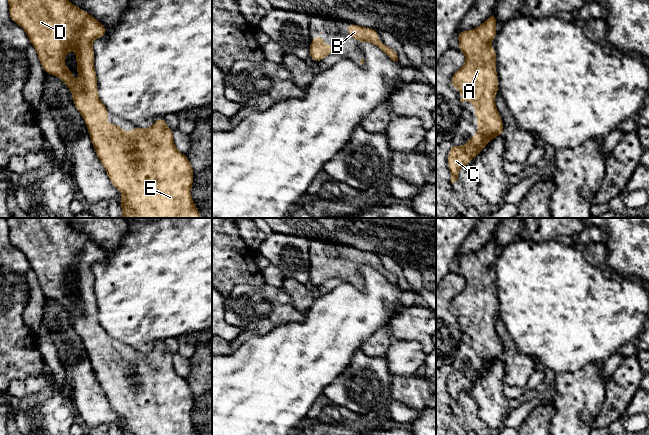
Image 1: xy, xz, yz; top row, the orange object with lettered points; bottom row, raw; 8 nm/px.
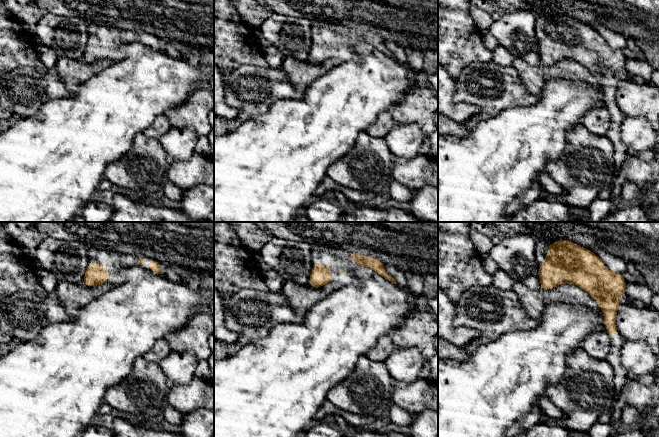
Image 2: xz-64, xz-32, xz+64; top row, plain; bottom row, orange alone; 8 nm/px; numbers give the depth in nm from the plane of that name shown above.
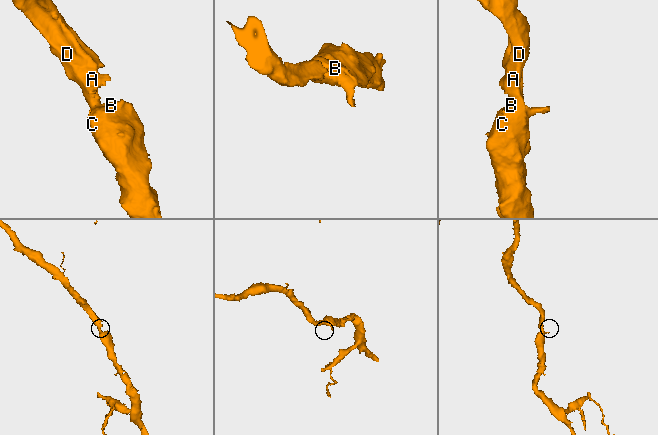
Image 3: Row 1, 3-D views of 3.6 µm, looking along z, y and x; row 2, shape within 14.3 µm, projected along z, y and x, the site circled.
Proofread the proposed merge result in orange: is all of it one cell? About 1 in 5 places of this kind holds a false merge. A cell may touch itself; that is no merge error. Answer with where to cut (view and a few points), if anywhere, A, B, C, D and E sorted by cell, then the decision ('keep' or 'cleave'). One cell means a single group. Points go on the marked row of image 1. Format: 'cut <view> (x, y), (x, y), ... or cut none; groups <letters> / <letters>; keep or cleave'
cut none; groups A B C D E; keep

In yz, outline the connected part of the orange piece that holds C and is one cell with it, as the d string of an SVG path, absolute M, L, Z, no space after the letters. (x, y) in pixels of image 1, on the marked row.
M492 13L477 28L457 33L458 49L466 56L466 61L453 74L450 84L458 88L458 94L463 95L460 102L468 101L475 105L478 132L469 137L465 146L453 144L449 151L448 166L452 185L458 181L462 166L470 165L471 159L476 158L491 139L503 135L504 124L495 104L499 89L496 50L490 44L497 34L496 23L496 15Z

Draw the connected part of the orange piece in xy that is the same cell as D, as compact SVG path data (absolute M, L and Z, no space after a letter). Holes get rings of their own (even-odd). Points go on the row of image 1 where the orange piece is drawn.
M8 0L9 16L12 21L26 32L32 46L36 49L45 73L52 74L67 85L72 92L73 103L82 115L87 126L95 152L114 185L122 193L120 206L122 218L202 218L191 197L194 181L193 167L185 154L179 152L173 141L173 131L167 126L163 117L155 120L155 124L143 129L134 126L132 132L123 132L120 124L107 124L108 109L98 96L97 75L94 67L95 52L91 43L105 36L107 29L85 10L78 8L69 0ZM76 51L76 68L82 79L78 83L72 72L64 65L66 53Z

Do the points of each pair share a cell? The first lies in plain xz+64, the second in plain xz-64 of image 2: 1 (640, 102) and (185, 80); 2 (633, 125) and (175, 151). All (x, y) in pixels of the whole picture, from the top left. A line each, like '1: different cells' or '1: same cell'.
1: different cells
2: same cell

